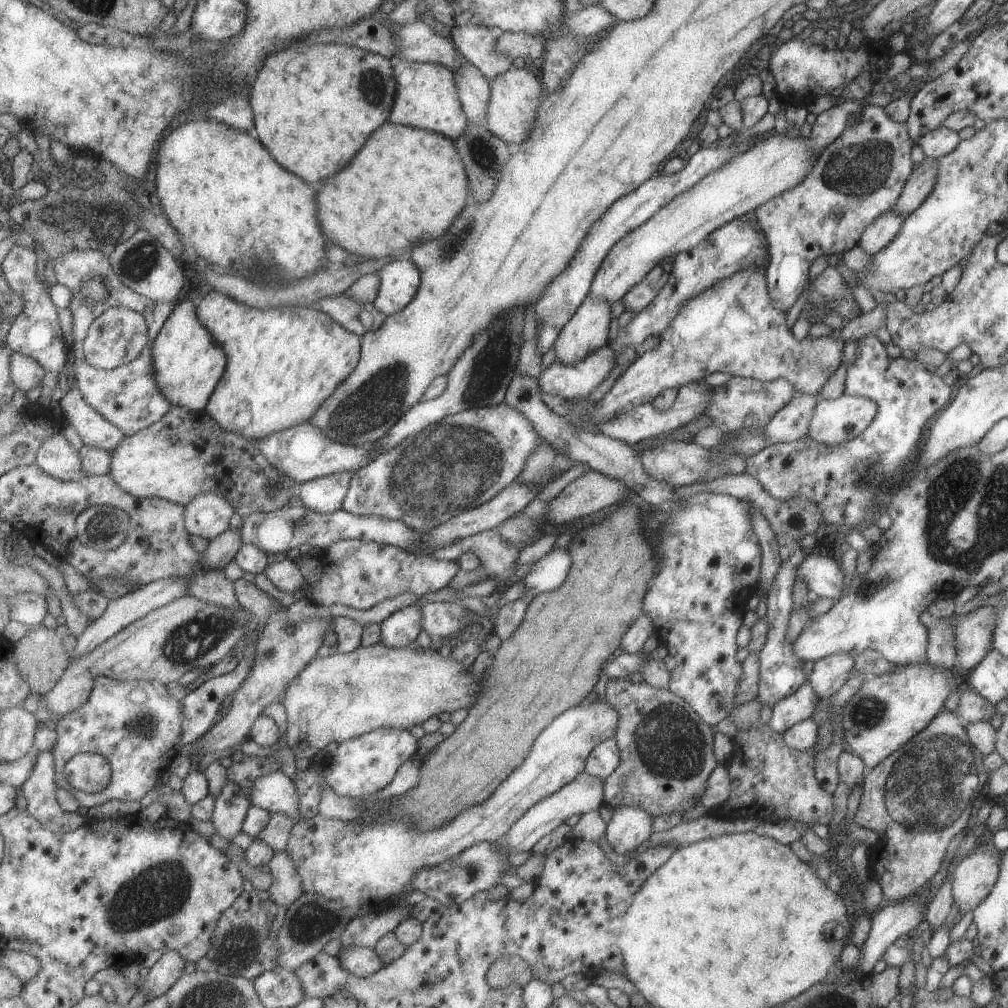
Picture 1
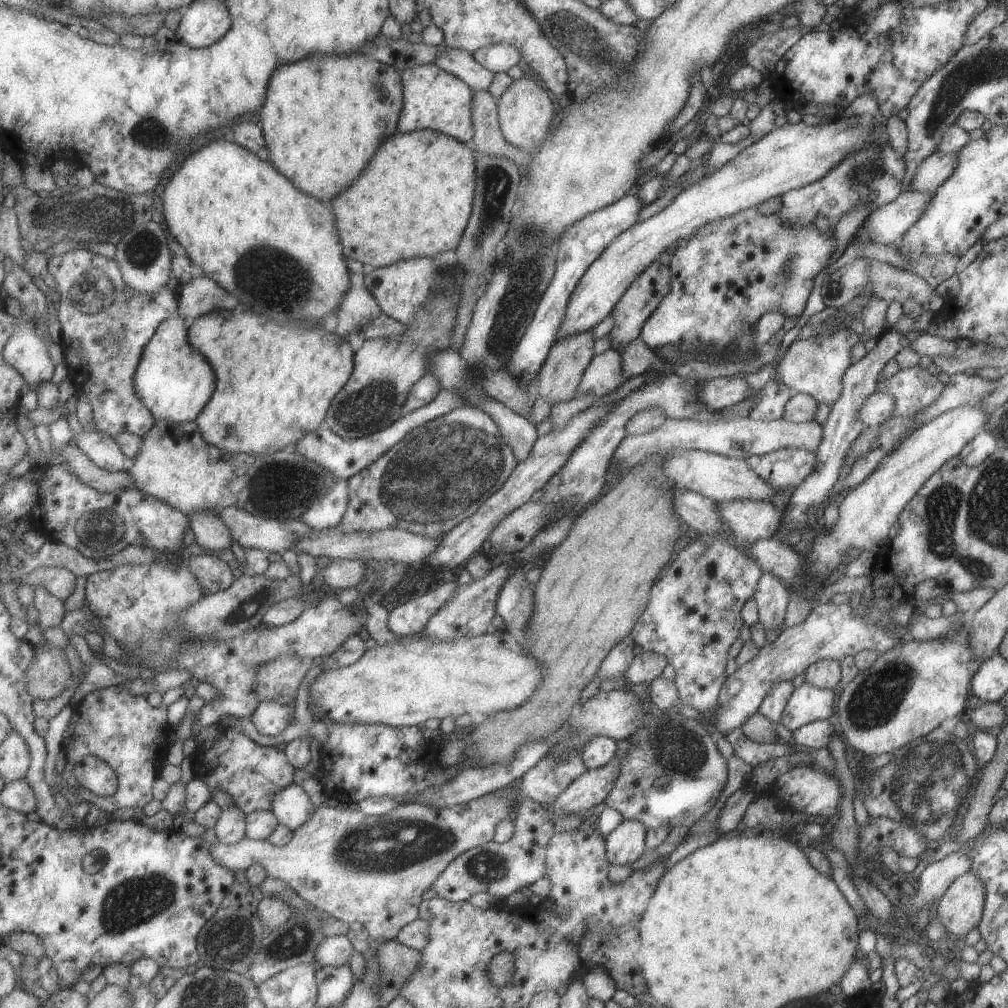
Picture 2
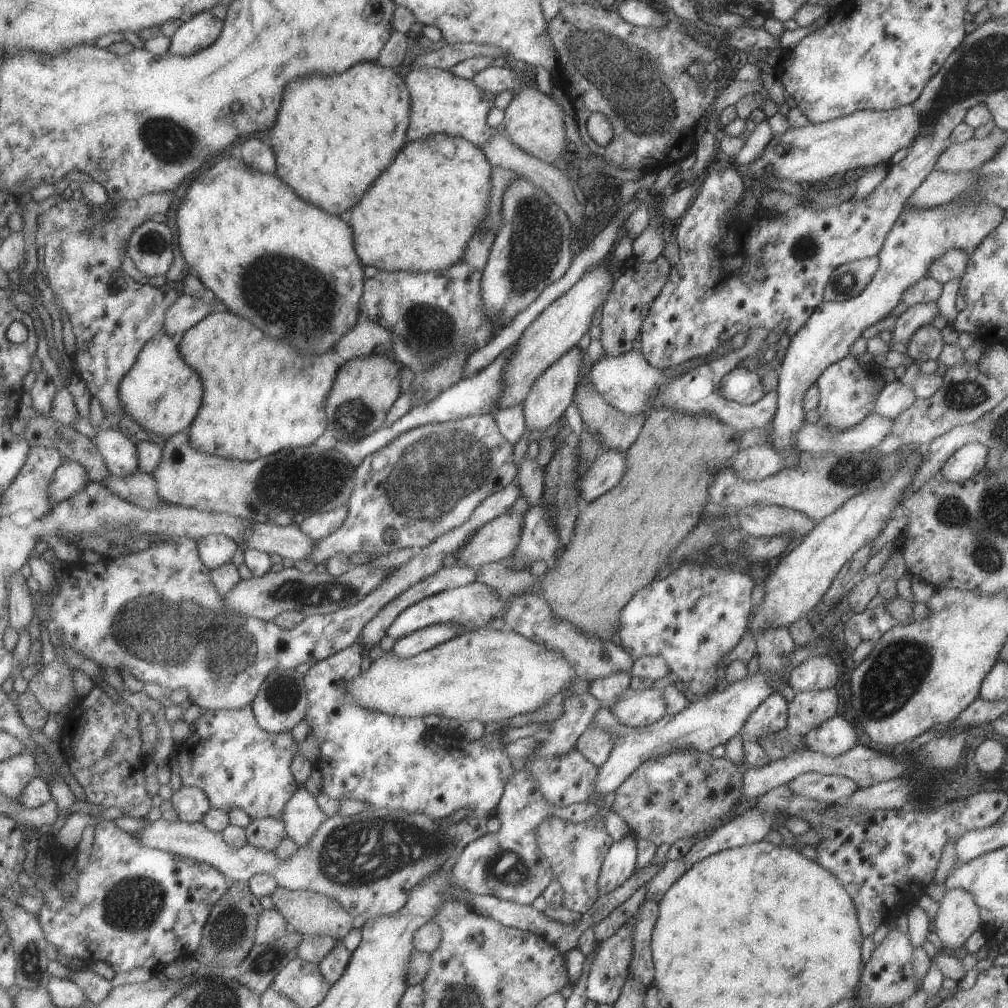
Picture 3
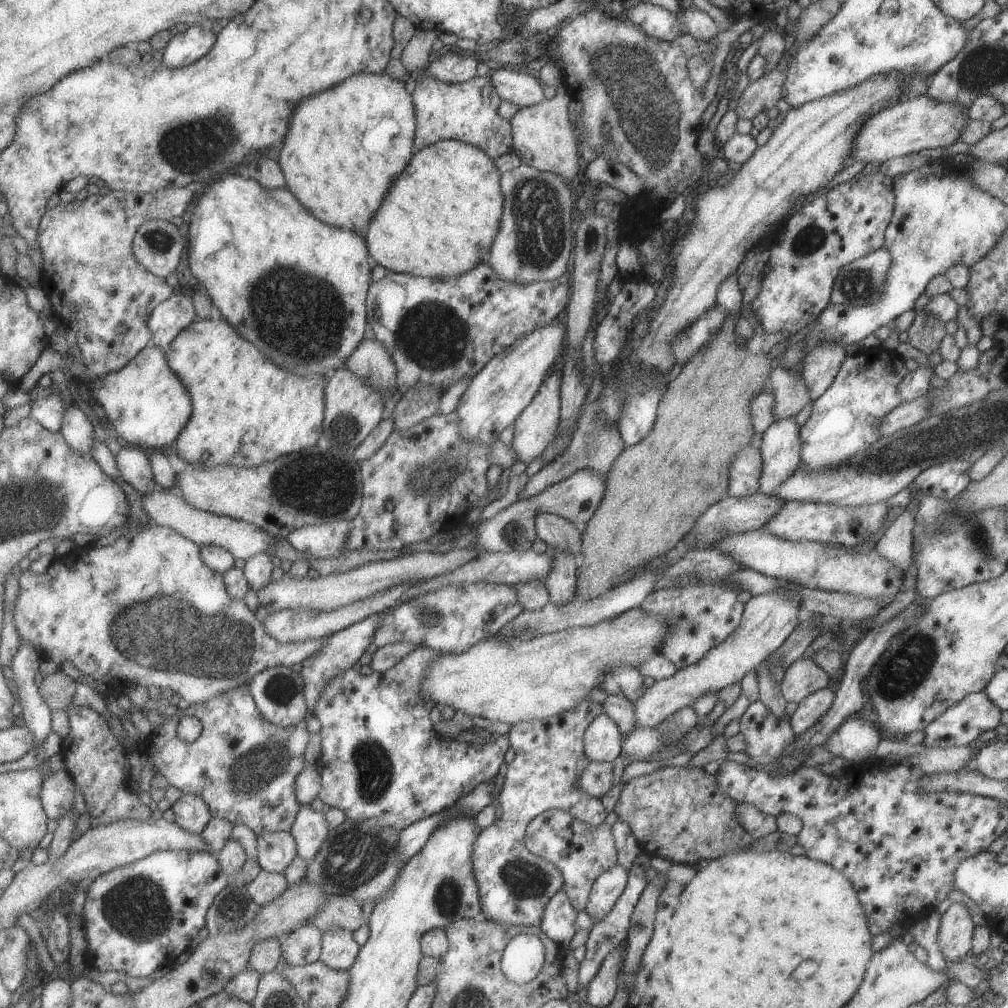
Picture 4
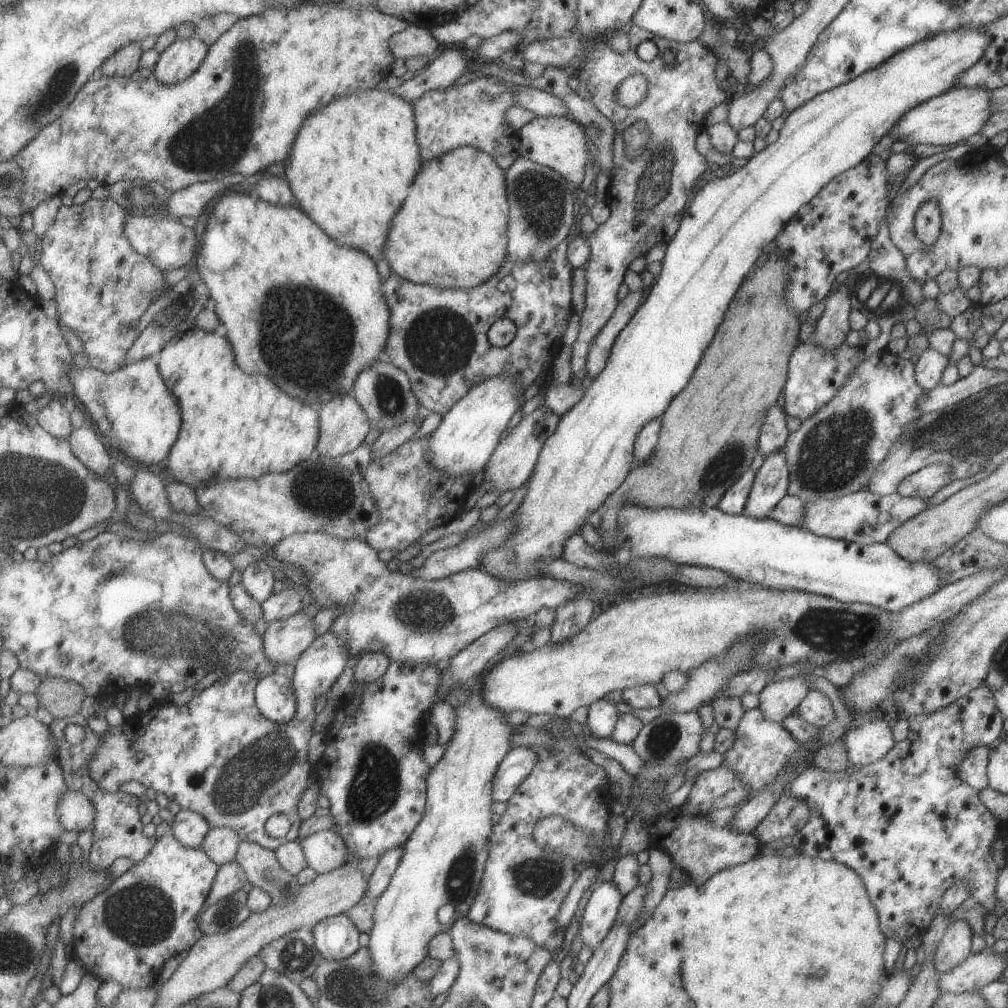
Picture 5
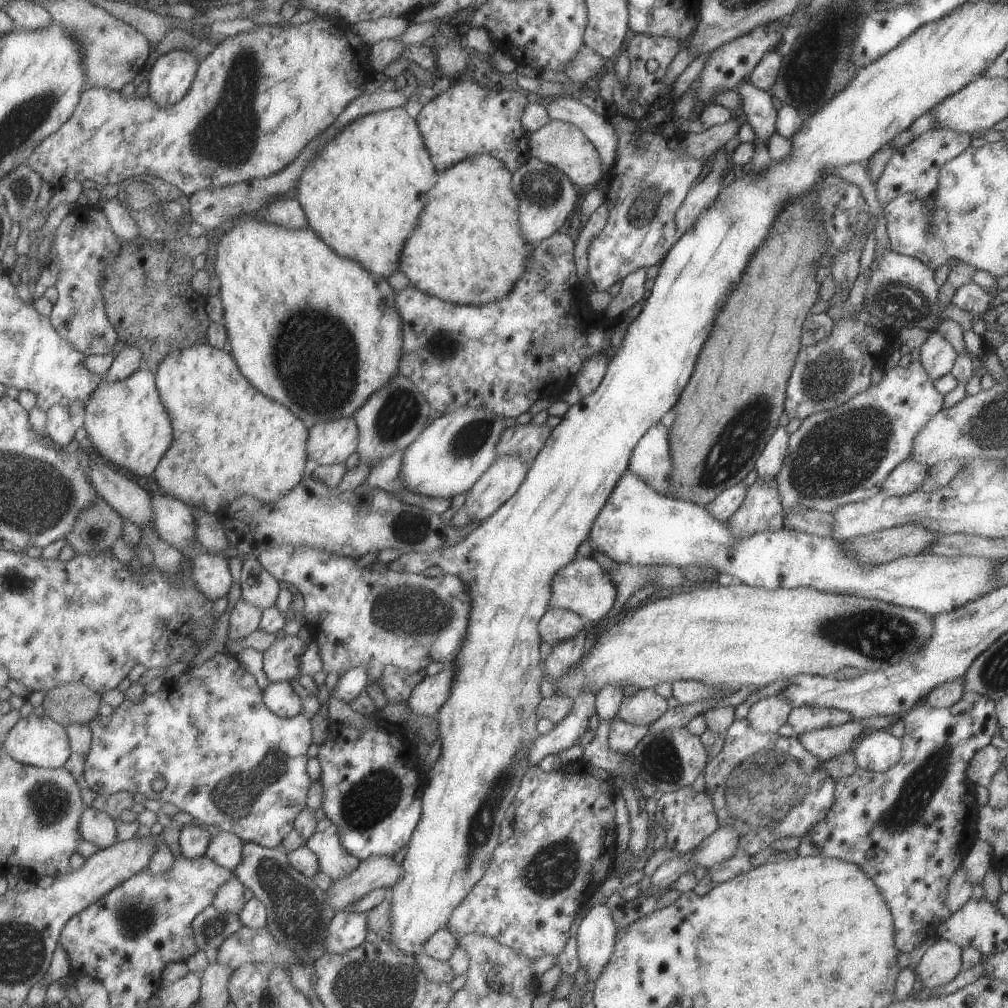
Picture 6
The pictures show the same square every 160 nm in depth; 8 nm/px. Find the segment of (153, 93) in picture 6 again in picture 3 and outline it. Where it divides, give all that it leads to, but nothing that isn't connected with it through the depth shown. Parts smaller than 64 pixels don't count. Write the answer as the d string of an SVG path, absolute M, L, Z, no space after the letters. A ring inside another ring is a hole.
M205 11L177 30L171 37L168 50L174 55L197 54L215 44L223 29L224 21L217 20L211 12Z

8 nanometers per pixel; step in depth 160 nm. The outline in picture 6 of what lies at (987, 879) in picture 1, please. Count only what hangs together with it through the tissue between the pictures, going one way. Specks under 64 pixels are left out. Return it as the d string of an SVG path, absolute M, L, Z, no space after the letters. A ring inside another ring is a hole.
M943 939L928 947L913 969L922 988L935 988L953 980L962 970L961 951L960 946Z

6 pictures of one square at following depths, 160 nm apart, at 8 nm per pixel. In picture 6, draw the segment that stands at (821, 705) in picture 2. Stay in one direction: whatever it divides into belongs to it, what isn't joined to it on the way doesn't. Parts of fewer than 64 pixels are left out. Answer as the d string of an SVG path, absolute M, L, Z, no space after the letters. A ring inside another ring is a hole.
M801 705L791 708L786 722L792 728L792 736L799 737L815 729L836 727L853 720L851 713L844 710Z

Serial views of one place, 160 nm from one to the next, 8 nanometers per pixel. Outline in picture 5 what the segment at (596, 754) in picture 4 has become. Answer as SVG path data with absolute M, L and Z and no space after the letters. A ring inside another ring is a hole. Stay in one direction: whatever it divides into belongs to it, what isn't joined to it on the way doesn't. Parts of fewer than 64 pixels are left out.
M605 698L592 702L588 707L586 722L590 735L596 739L609 738L618 719L615 704Z

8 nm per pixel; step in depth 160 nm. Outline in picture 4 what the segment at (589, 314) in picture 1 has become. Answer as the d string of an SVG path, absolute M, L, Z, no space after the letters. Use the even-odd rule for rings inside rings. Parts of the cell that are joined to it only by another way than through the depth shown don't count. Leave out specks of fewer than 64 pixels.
M553 372L544 378L543 386L537 390L536 397L529 402L528 407L516 419L514 423L515 432L513 434L513 442L511 442L511 450L515 454L515 460L529 464L537 454L542 454L543 450L553 441L555 430L557 430L557 422L559 422L560 412L560 390L561 390L561 374Z

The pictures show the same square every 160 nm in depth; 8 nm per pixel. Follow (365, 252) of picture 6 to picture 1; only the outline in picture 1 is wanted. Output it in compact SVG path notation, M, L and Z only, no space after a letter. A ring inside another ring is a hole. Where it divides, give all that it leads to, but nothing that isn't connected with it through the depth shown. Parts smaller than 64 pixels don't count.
M315 44L309 48L305 46L305 58L301 66L295 66L295 72L299 72L299 76L295 76L291 70L295 56L299 56L295 48L269 54L263 62L265 70L261 66L255 82L249 86L250 101L258 138L277 158L277 162L307 182L317 184L347 168L357 152L365 146L367 138L389 121L398 92L395 62L355 46Z

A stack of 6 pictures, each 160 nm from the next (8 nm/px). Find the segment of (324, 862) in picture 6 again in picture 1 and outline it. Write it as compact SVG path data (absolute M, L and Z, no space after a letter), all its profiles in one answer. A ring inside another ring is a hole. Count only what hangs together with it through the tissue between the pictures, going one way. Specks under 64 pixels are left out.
M282 770L257 778L251 798L253 805L262 807L269 812L287 814L296 822L299 819L297 786L295 786L295 781L286 776Z

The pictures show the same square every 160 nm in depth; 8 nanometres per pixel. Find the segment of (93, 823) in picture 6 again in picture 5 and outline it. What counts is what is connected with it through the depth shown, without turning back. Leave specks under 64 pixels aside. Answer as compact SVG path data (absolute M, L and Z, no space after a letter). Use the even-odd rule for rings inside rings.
M68 788L60 801L60 817L66 830L77 833L91 829L94 832L96 808L92 800L81 791Z

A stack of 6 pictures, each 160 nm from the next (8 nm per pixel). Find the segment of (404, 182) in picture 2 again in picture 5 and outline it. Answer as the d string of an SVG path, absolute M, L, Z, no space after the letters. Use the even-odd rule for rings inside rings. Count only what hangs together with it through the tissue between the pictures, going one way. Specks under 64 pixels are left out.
M471 145L427 161L405 210L397 216L384 250L395 274L420 285L471 290L486 283L504 264L508 244L508 197L504 170L488 152Z

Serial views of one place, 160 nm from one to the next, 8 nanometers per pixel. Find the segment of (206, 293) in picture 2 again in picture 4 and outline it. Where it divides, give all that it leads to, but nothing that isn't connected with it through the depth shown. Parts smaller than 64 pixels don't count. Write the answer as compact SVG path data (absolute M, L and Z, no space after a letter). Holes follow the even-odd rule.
M177 292L153 310L148 321L153 334L151 344L169 351L173 340L195 323L197 316L193 297Z

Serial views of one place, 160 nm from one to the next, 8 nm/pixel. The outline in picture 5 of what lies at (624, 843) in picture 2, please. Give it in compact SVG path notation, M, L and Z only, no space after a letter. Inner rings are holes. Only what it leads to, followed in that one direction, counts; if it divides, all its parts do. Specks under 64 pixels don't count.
M612 880L603 881L601 886L593 889L583 910L578 930L582 946L588 946L591 951L599 946L615 920L622 898Z

